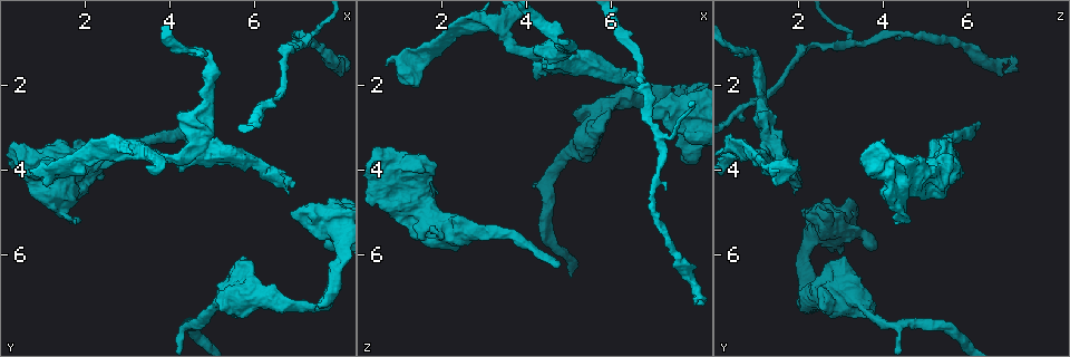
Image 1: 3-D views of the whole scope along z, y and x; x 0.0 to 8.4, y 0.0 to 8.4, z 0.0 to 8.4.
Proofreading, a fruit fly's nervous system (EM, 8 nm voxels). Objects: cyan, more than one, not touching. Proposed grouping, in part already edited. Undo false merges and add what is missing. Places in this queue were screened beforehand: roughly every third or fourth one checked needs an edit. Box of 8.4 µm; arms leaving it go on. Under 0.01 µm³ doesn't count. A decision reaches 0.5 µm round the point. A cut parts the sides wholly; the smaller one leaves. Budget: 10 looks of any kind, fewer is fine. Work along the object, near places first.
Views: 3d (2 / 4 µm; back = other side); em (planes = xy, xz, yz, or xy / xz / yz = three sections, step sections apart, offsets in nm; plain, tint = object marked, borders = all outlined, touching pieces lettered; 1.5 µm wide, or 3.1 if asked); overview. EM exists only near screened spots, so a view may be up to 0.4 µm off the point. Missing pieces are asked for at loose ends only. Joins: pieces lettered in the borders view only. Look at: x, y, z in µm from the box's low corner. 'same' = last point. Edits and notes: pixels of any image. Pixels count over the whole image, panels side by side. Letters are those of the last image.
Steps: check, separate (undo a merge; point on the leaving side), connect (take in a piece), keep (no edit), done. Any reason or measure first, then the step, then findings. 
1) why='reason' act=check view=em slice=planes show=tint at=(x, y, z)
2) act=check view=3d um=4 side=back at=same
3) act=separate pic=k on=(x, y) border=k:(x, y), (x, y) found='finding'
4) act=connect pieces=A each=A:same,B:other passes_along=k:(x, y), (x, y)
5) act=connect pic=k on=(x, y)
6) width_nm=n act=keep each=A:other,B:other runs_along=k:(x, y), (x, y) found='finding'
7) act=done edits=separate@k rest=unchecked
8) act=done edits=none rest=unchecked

why='abrupt turn' act=check view=em slice=xz step=8 show=tint at=(7.55, 7.20, 2.30)

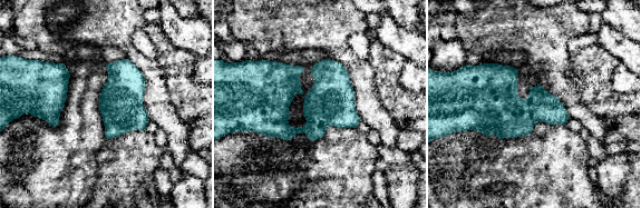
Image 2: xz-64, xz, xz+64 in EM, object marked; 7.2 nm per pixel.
why='cut it another way' act=check view=em slice=yz step=8 show=borders at=same

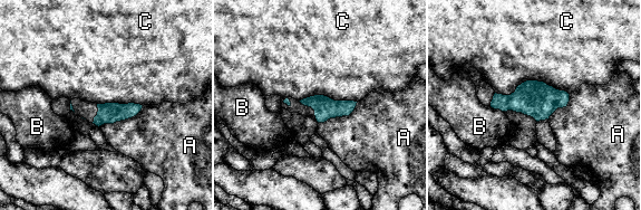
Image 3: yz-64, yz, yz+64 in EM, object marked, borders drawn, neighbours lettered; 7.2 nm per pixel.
act=keep each=A:other,B:other,C:other border=3:(495, 92), (543, 80), (569, 94) found='one cell here'

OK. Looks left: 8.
why='thick turns thin' act=check view=3d um=4 at=(5.15, 7.25, 3.55)

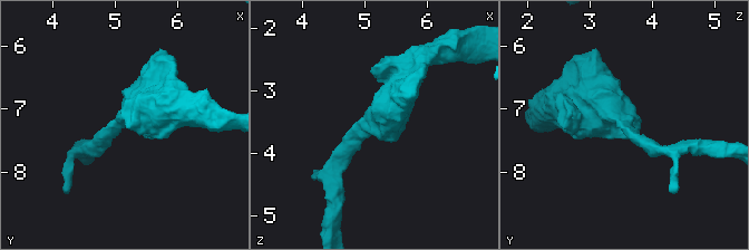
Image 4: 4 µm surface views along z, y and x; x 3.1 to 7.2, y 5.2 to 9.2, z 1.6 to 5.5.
arm_widths_nm=260,550 act=check view=em slice=planes show=borders at=(5.10, 7.20, 3.50)

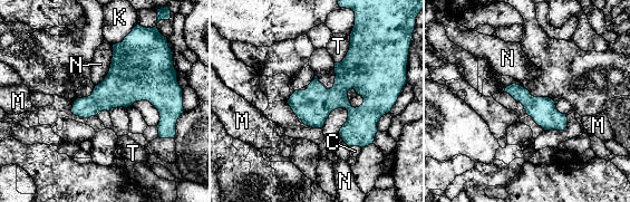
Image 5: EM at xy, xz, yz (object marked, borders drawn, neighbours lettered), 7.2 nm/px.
act=keep each=C:other,K:other,M:other,N:other,T:other border=5:(113, 45), (109, 70), (96, 85) found='continuous, no second cell'

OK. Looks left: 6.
why='side arm on a straight run' act=check view=3d um=2 at=(7.20, 1.05, 3.35)

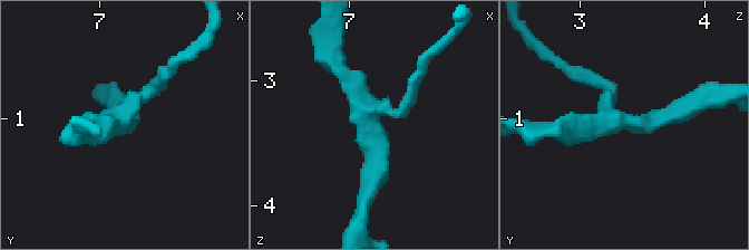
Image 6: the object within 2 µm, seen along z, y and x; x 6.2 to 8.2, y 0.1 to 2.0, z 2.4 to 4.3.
why='need the tissue' act=check view=em slice=xy step=4 show=tint at=(7.16, 1.04, 3.28)

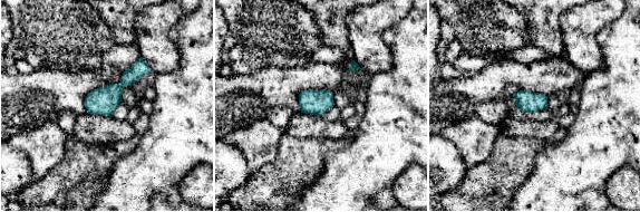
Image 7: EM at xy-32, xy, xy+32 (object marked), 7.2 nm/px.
why='cut it another way' act=check view=em slice=planes show=borders at=same

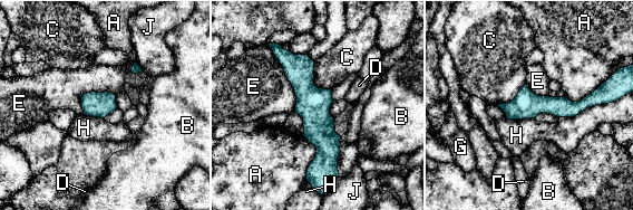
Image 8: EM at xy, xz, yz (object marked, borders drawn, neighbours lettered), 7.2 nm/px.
width_nm=180 longest_contact=E:500nm act=keep each=A:other,B:other,C:other,D:other,E:other,G:other,H:other,J:other found='continuous, no second cell'

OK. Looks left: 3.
why='sharp bend' act=check view=em slice=planes show=borders at=(4.90, 1.30, 0.95)

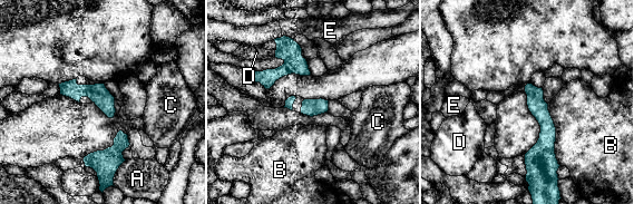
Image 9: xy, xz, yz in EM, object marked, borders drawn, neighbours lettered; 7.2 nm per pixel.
act=keep each=A:other,B:other,C:other,D:other,E:other found='one cell here'

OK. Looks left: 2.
act=done edits=none rest=unchecked

